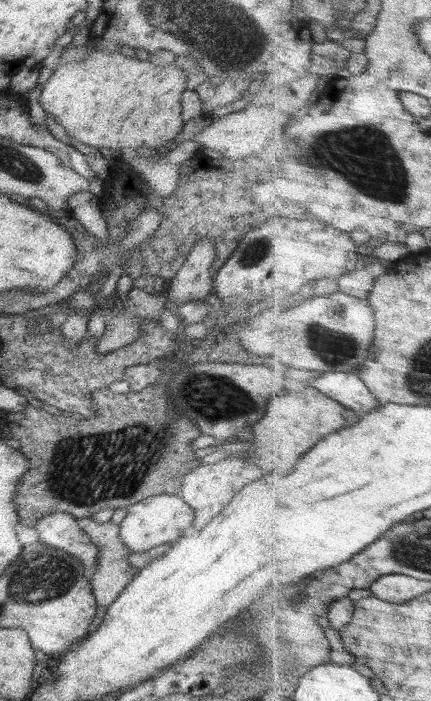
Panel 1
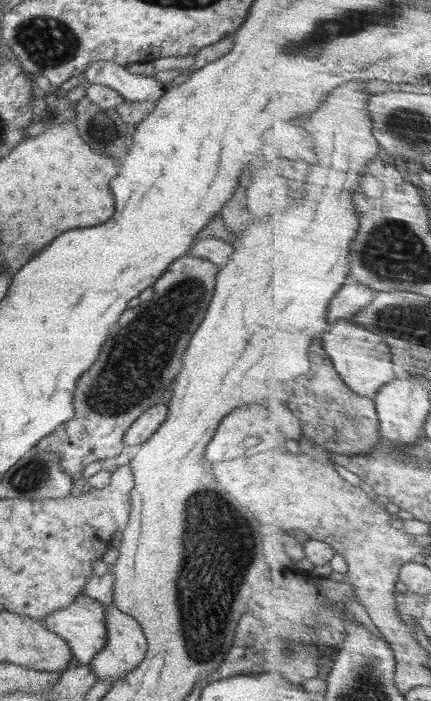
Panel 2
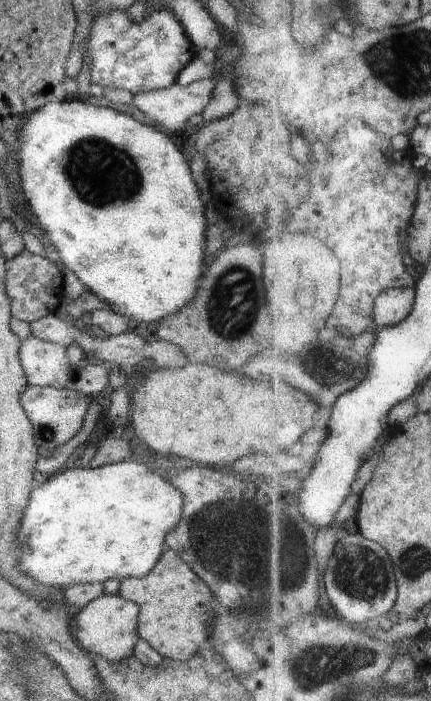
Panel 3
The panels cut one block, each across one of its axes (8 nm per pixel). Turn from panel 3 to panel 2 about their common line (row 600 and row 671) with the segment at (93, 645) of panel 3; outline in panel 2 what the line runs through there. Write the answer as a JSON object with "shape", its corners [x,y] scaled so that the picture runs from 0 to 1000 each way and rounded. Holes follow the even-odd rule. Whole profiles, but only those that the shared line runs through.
{"shape":[[[241,864],[246,887],[246,920],[232,926],[206,946],[227,971],[255,971],[260,976],[283,969],[292,960],[320,951],[334,942],[341,929],[341,914],[329,894],[316,889],[311,880],[283,874],[269,864]]]}

